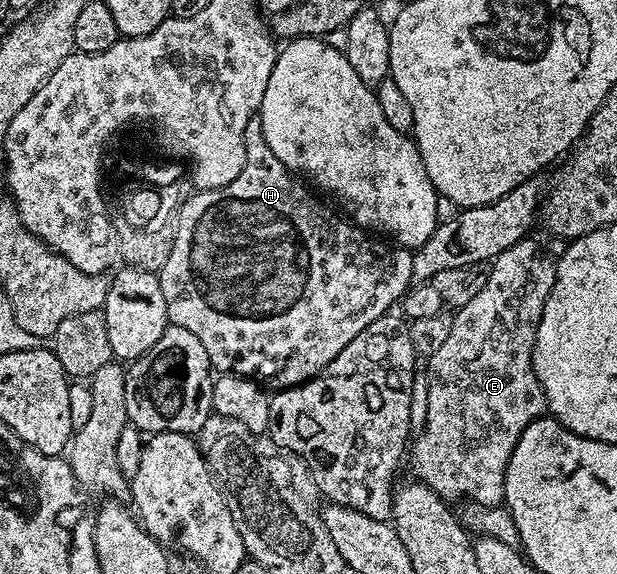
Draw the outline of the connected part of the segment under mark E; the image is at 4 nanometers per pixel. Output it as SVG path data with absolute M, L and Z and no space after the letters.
M528 238L509 246L500 256L496 256L490 261L491 273L489 282L478 292L464 308L458 309L453 315L453 330L449 330L449 338L445 338L445 343L438 348L437 354L426 357L425 365L427 368L429 394L428 409L425 413L423 428L418 429L413 443L409 448L409 460L411 456L411 468L415 471L414 479L418 483L432 488L441 499L454 502L475 501L481 506L498 508L504 503L507 491L507 467L509 458L521 438L525 429L529 428L533 421L540 419L548 411L547 399L543 393L541 382L533 370L533 350L535 349L535 339L537 338L537 326L541 322L541 314L545 310L545 302L553 290L555 281L556 261L551 260L551 256L539 244L534 244L534 239Z

